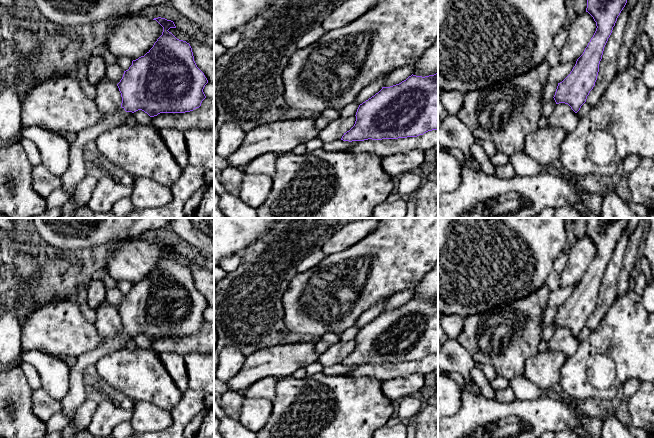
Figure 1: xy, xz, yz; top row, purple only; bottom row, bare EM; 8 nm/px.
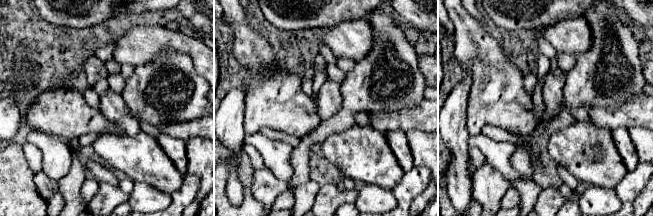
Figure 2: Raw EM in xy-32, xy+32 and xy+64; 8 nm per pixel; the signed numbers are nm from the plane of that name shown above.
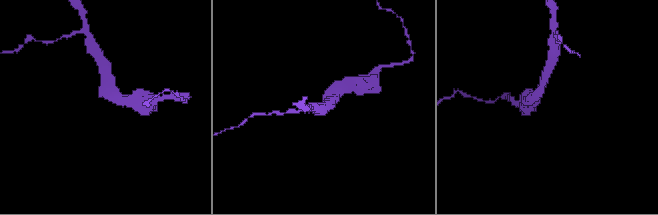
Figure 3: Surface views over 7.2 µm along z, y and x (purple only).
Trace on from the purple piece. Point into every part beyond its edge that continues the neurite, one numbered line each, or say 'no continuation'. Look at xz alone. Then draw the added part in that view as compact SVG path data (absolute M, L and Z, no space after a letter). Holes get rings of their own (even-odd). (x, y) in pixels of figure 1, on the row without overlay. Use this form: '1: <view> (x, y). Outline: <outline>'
no continuation

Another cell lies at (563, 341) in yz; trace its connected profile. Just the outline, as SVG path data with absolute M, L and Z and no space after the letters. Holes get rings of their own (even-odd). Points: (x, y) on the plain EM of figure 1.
M559 327L548 342L548 350L561 352L567 357L577 350L579 342L568 328Z

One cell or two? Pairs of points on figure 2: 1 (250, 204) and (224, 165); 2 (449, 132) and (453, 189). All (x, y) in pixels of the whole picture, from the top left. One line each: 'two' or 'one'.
1: one
2: one

